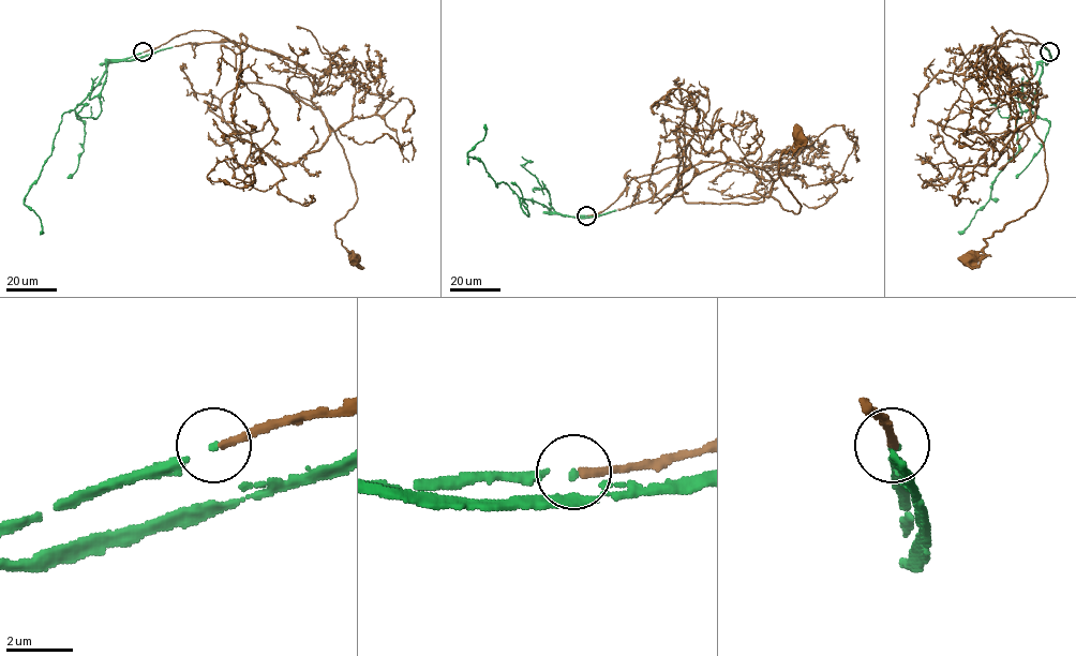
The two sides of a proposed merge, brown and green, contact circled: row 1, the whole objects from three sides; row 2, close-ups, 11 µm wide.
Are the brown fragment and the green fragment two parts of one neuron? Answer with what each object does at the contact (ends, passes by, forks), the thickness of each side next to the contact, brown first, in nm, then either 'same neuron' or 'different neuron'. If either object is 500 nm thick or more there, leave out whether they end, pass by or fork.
brown ends; green ends; calibres 240 and 130 nm; same neuron

